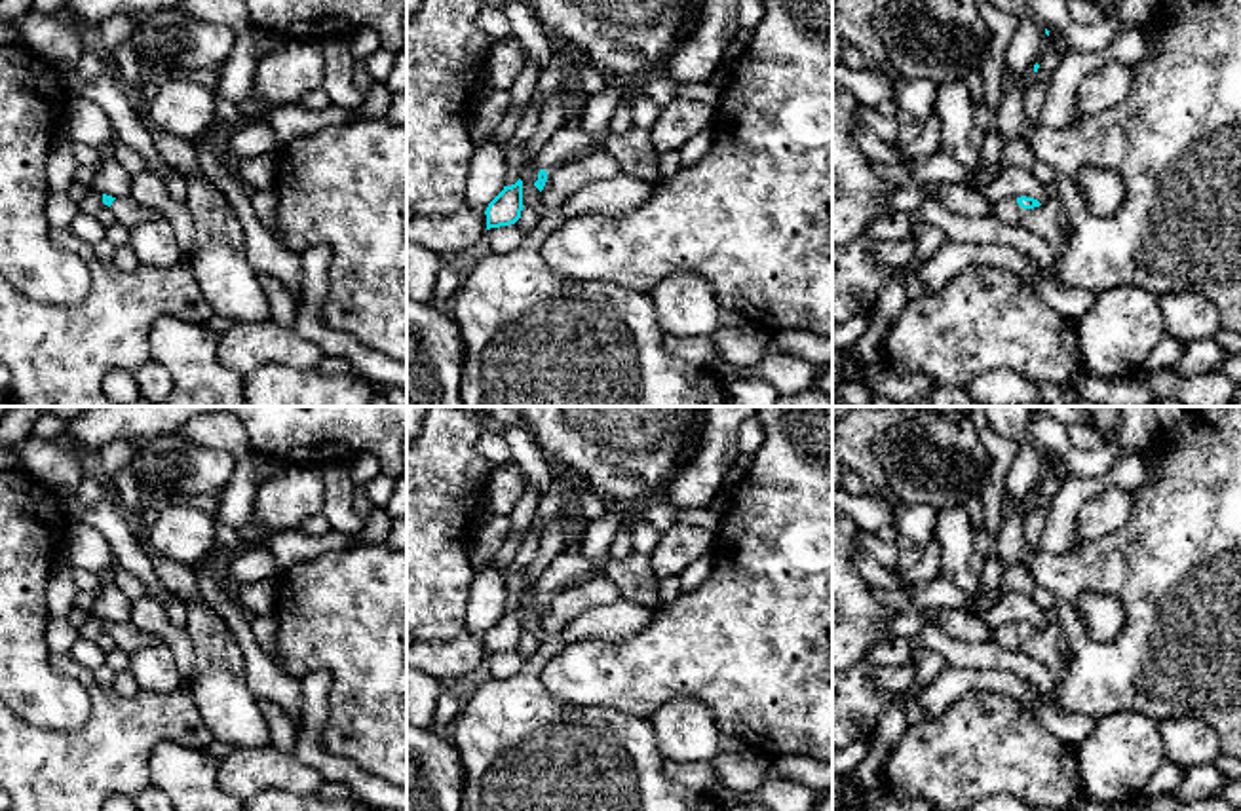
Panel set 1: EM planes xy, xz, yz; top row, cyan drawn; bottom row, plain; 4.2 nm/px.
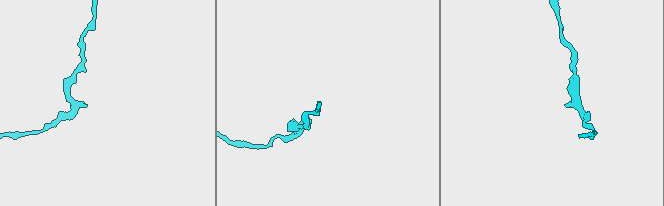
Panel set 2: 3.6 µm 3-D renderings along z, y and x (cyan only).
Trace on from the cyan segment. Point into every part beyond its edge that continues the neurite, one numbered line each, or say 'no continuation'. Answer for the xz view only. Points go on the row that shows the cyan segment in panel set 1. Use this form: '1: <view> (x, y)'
1: xz (633, 150)

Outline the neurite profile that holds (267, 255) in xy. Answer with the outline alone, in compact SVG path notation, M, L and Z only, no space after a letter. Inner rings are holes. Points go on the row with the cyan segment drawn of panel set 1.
M207 133L194 141L194 150L200 171L224 194L241 224L253 270L279 279L295 298L300 298L300 255L285 249L274 232L262 226L253 211L251 190L232 175L224 156L209 144Z

